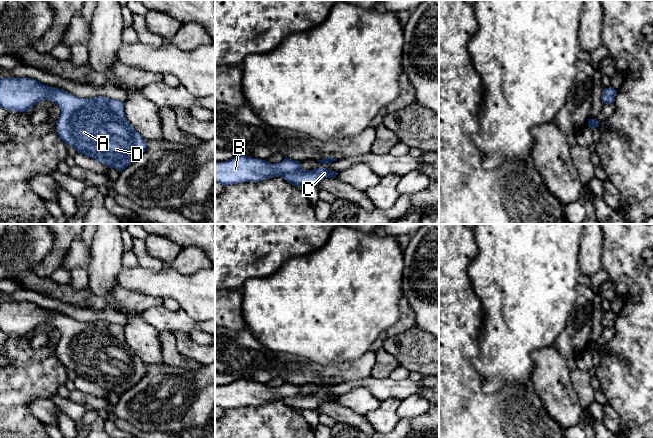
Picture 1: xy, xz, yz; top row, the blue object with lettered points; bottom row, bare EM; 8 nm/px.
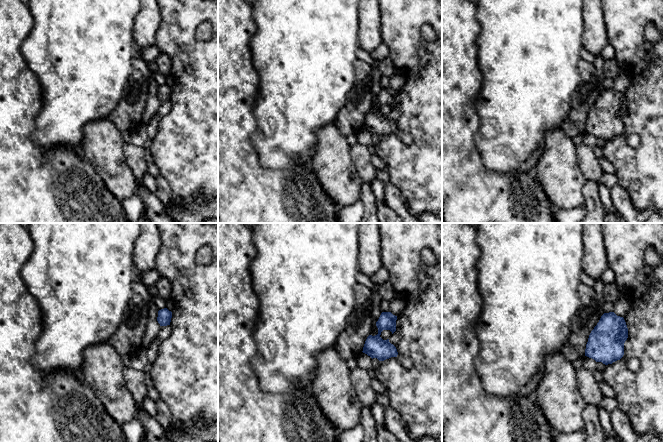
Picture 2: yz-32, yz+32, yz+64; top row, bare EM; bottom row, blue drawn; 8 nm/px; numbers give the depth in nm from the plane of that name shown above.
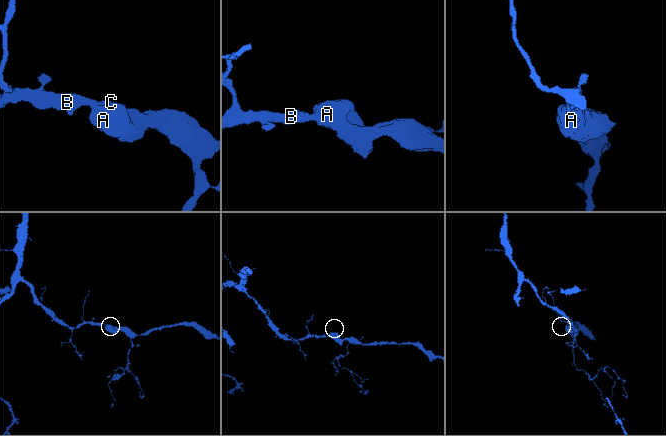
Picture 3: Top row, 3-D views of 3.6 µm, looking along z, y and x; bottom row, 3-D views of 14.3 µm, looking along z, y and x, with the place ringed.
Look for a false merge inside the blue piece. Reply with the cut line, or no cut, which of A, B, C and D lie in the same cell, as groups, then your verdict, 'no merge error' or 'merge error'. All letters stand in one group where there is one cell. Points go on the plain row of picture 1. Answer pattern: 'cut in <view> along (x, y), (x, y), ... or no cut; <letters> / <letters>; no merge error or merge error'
no cut; A B C D; no merge error

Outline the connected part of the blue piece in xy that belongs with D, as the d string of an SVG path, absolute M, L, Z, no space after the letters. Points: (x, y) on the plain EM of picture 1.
M0 301L0 331L8 335L24 336L31 334L37 326L45 324L54 326L61 333L61 339L55 347L59 362L78 377L95 383L108 392L122 395L135 386L146 373L145 363L124 338L123 325L102 320L80 322L31 302Z

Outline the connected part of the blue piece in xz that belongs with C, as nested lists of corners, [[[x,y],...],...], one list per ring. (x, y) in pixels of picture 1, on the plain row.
[[[240,379],[224,386],[215,386],[215,406],[224,410],[260,406],[279,400],[298,411],[318,410],[324,402],[335,402],[337,398],[338,396],[328,394],[326,391],[304,394],[300,385],[290,382],[270,388],[266,384]]]

